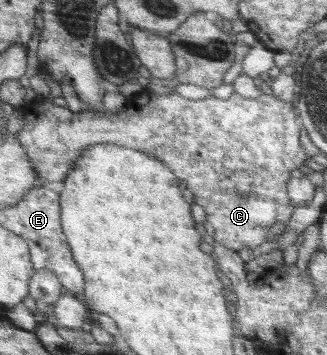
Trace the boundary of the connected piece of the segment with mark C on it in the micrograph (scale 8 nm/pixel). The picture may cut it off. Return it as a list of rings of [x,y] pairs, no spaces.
[[[144,90],[129,98],[124,109],[117,113],[107,109],[73,112],[54,104],[49,96],[37,94],[32,100],[26,101],[21,110],[24,126],[16,137],[28,152],[38,177],[44,181],[62,182],[73,170],[73,161],[76,163],[90,146],[116,144],[147,151],[162,159],[162,163],[170,167],[178,179],[188,183],[188,191],[196,193],[194,203],[198,203],[206,213],[208,229],[214,229],[210,232],[215,241],[237,252],[245,247],[252,250],[262,247],[262,243],[268,243],[268,233],[273,226],[289,221],[297,209],[291,203],[289,179],[294,177],[294,171],[298,171],[299,167],[306,167],[311,158],[310,149],[306,151],[306,143],[302,143],[300,138],[303,123],[298,107],[278,99],[267,90],[257,98],[246,98],[231,92],[228,98],[218,99],[210,95],[202,100],[186,99],[176,91],[159,95]]]

